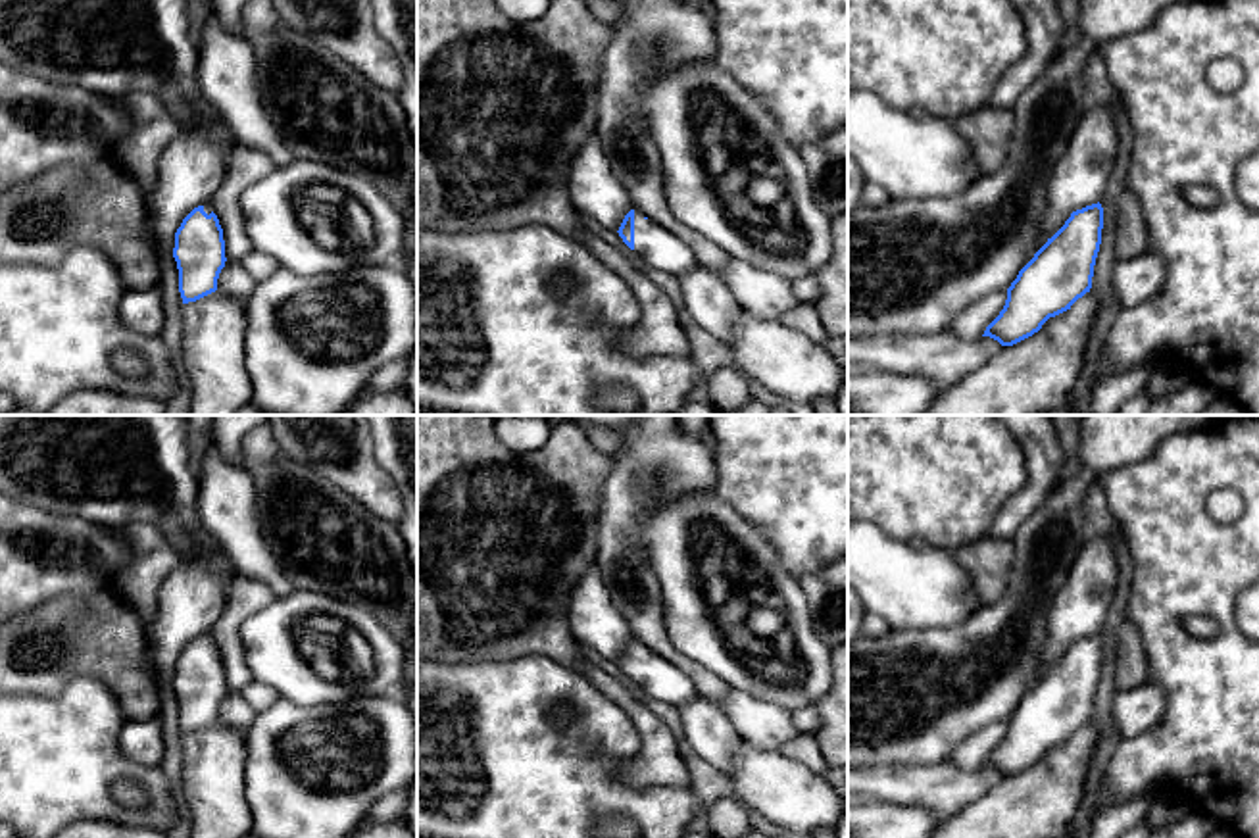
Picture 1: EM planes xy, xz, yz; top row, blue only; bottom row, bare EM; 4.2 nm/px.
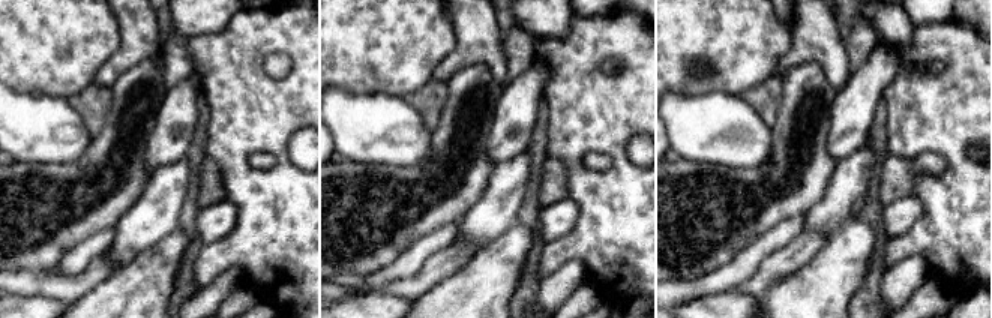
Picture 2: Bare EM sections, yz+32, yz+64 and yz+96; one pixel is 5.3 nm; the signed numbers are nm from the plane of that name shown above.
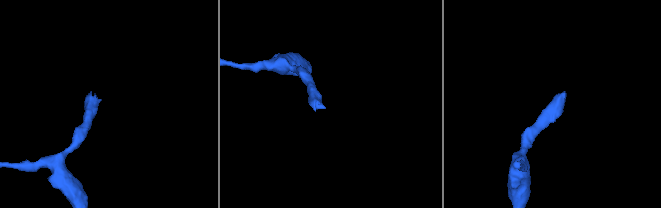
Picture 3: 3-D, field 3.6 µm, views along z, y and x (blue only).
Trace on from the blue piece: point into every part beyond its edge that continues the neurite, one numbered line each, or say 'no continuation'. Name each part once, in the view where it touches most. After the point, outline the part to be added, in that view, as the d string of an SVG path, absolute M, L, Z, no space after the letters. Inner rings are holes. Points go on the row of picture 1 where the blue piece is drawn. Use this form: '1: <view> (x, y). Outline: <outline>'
1: xz (660, 248). Outline: M634 210L634 252L654 269L673 277L696 269L700 263L688 244L659 223Z

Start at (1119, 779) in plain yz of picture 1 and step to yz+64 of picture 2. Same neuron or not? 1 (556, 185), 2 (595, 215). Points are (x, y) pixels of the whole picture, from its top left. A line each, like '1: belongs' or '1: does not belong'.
1: does not belong
2: belongs

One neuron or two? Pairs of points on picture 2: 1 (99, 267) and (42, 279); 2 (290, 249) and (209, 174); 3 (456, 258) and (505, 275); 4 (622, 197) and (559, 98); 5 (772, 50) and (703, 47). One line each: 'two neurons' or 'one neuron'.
1: one neuron
2: two neurons
3: two neurons
4: one neuron
5: one neuron

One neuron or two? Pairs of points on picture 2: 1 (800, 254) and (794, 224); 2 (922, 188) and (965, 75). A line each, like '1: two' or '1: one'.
1: two
2: one

